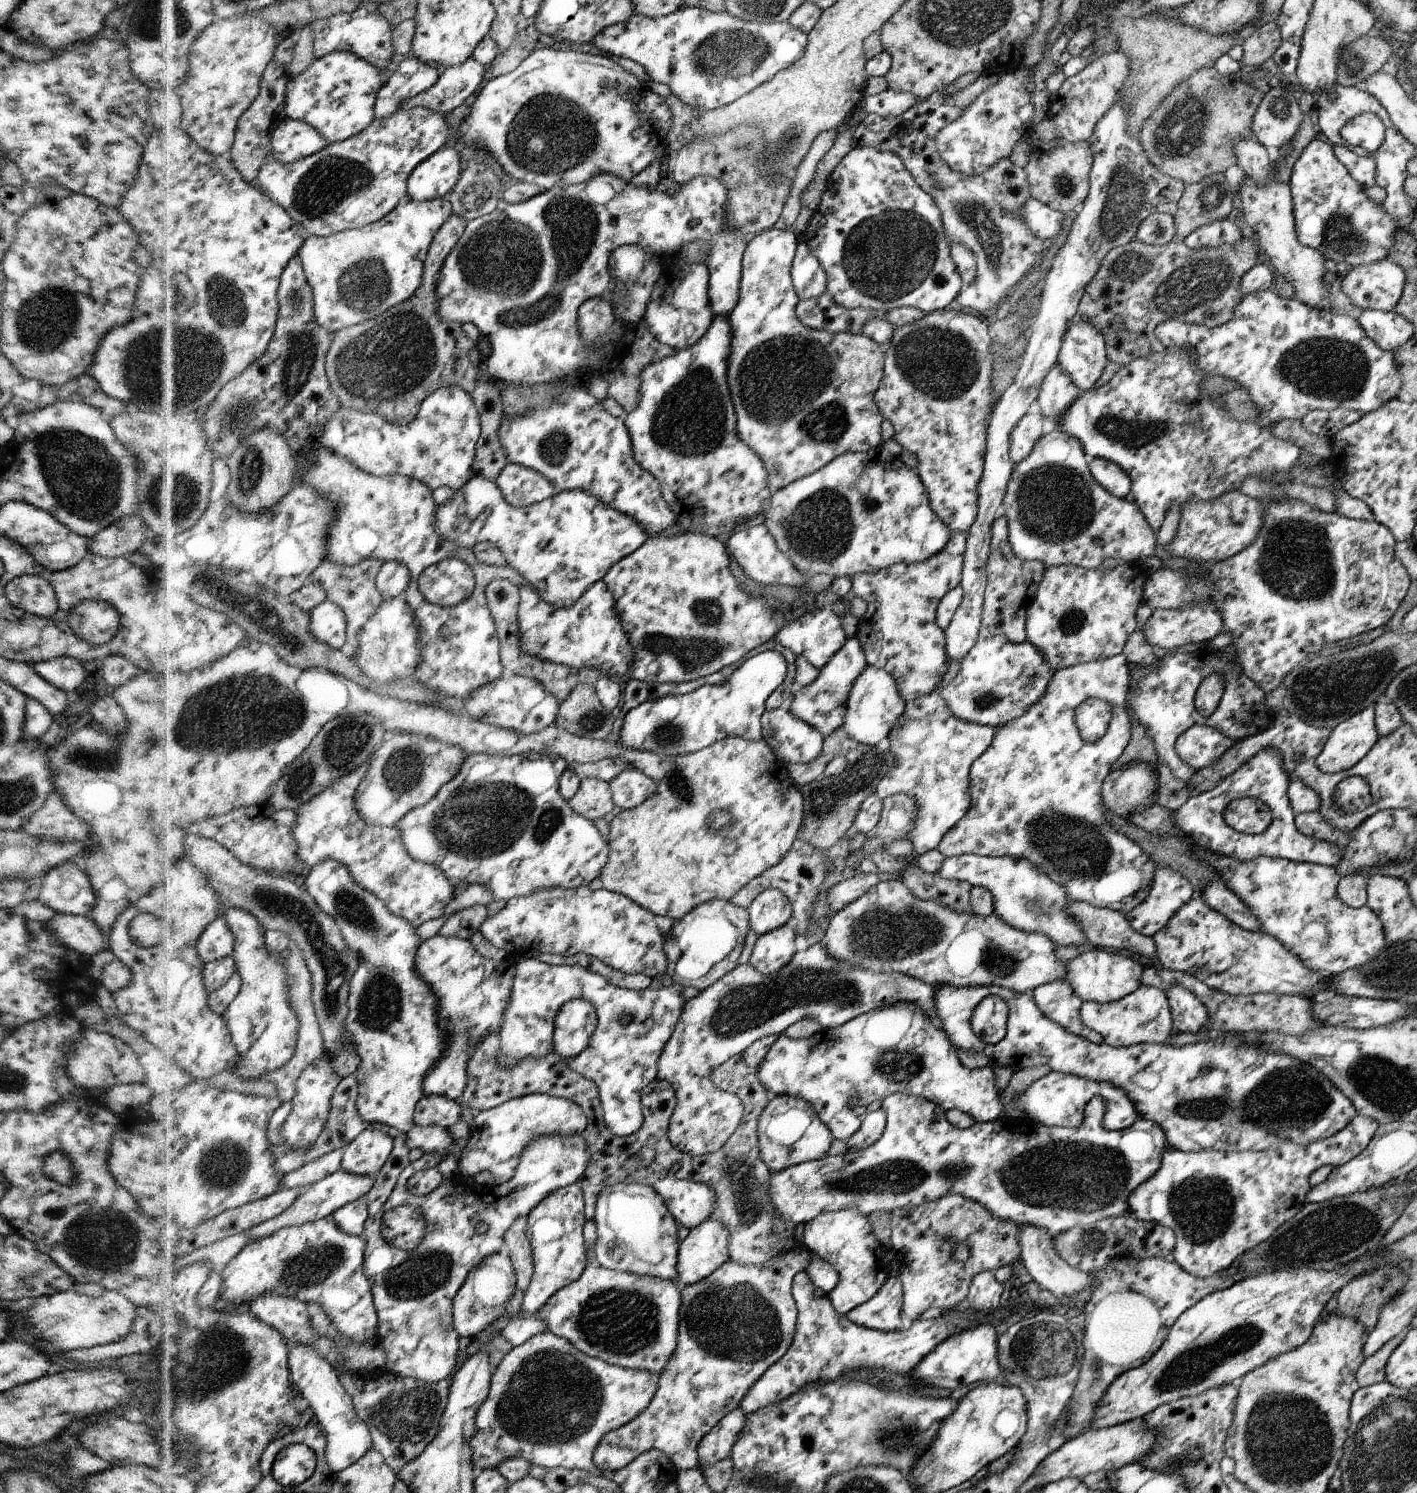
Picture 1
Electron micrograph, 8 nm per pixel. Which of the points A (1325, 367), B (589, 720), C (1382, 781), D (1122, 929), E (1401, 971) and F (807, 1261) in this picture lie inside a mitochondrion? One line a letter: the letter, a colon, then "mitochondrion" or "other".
A: mitochondrion
B: mitochondrion
C: other
D: other
E: mitochondrion
F: other

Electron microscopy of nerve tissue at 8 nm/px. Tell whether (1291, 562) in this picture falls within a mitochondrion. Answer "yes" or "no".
yes

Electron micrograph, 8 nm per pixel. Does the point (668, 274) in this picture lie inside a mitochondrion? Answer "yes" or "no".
no

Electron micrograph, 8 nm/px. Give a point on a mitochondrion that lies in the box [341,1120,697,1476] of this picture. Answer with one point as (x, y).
(552, 1399)

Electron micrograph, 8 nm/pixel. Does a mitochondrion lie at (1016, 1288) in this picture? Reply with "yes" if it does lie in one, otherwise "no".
no

